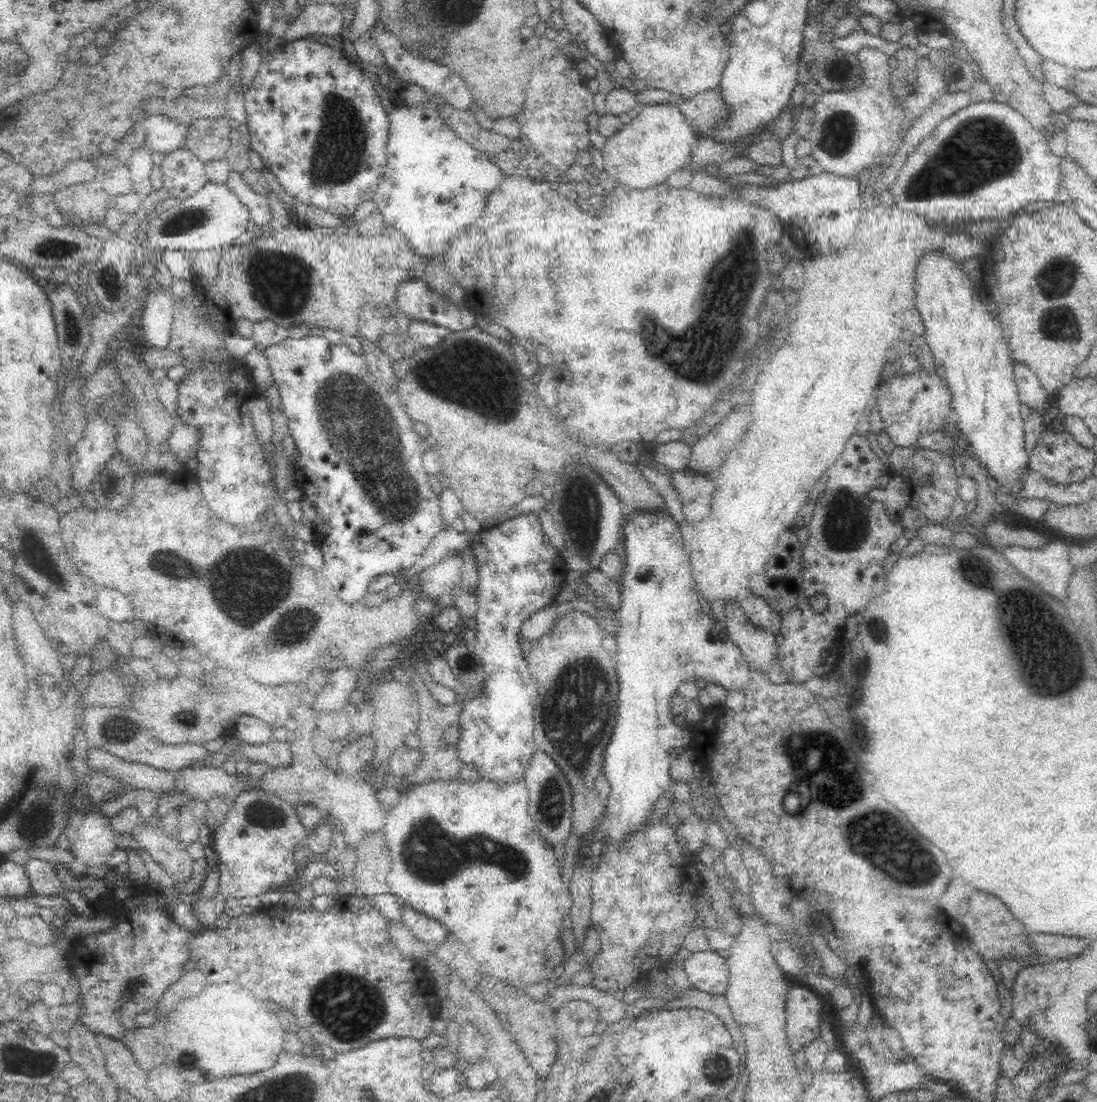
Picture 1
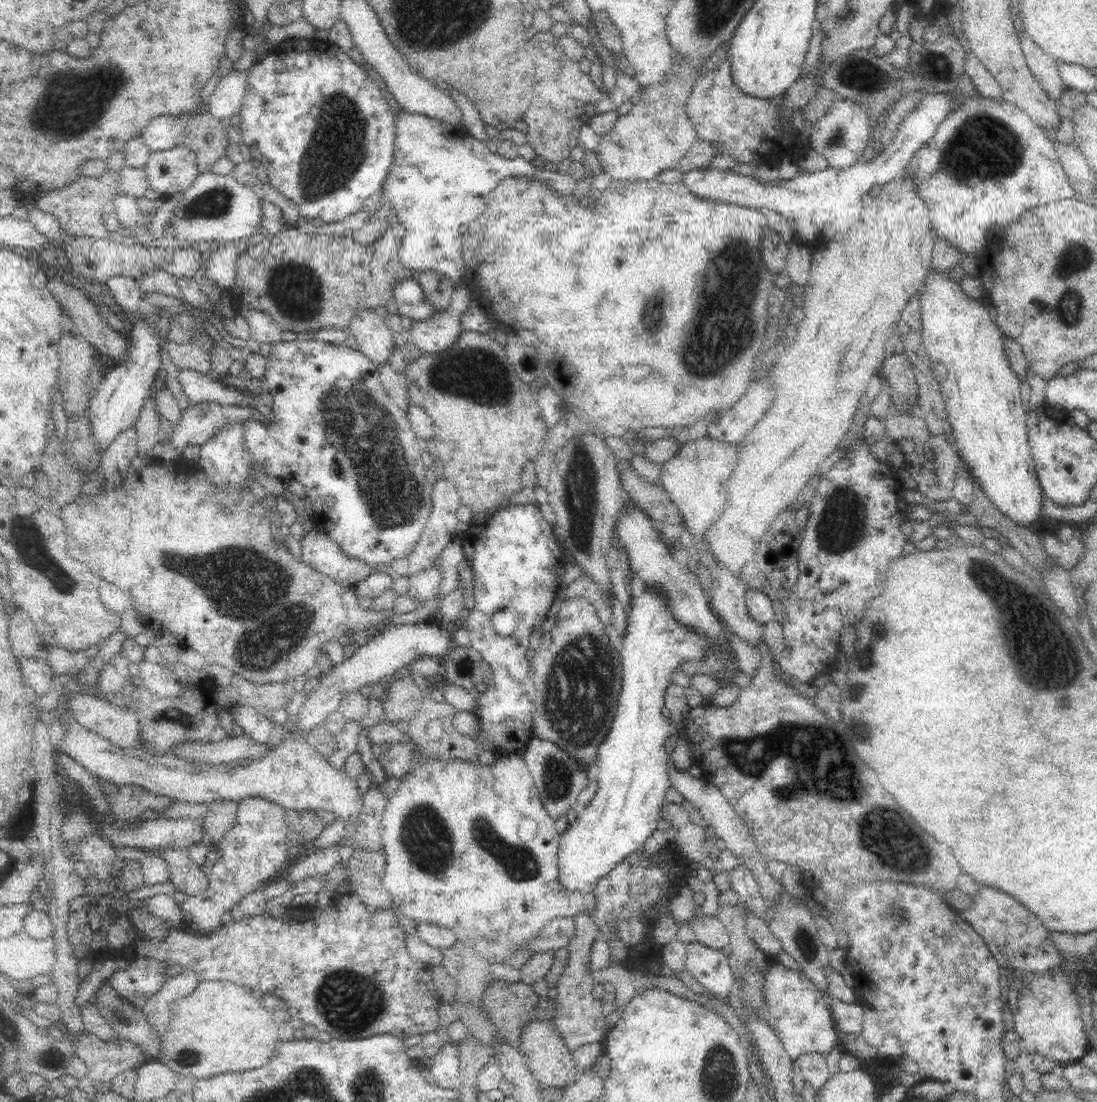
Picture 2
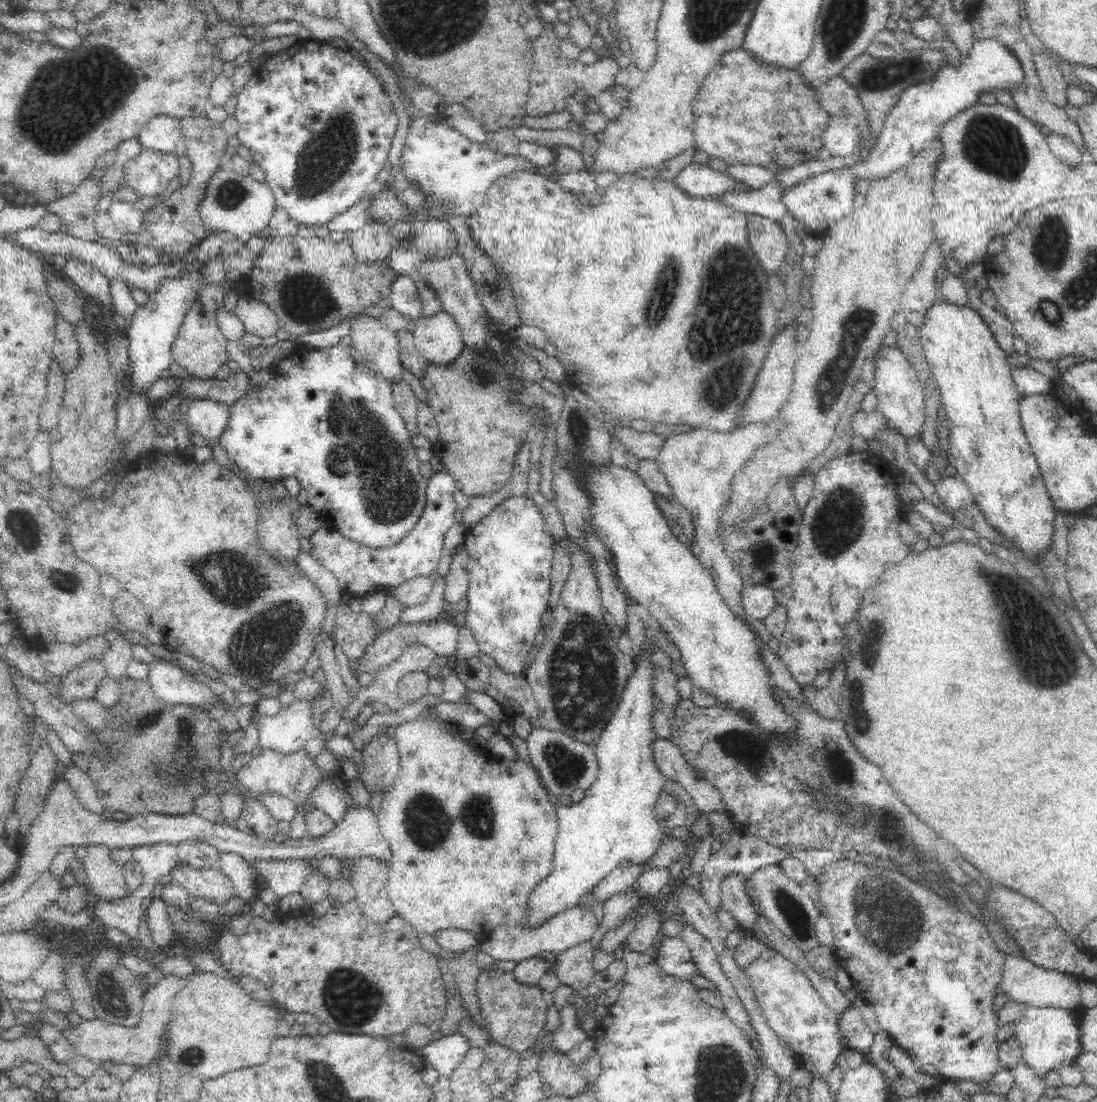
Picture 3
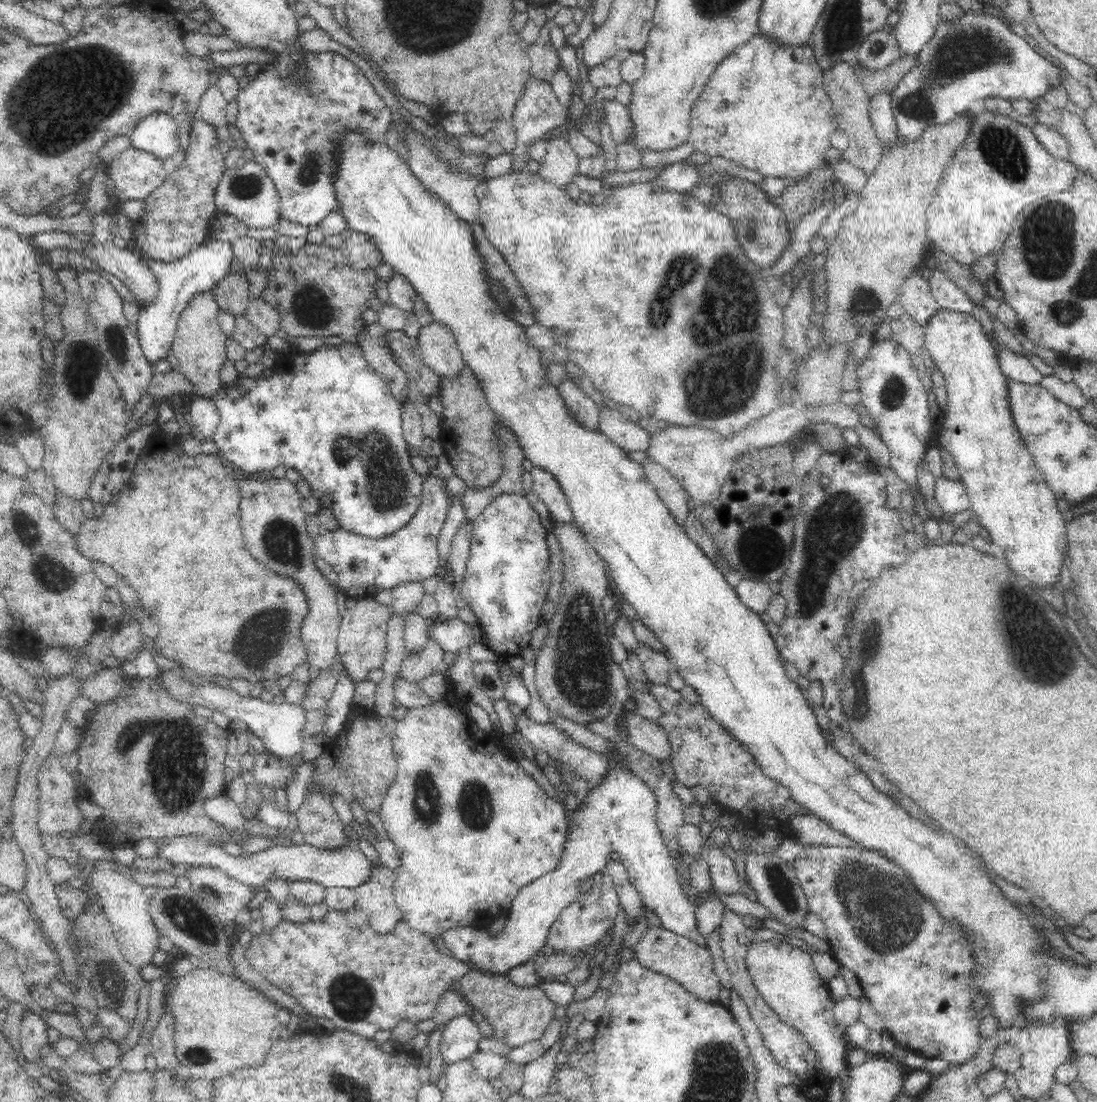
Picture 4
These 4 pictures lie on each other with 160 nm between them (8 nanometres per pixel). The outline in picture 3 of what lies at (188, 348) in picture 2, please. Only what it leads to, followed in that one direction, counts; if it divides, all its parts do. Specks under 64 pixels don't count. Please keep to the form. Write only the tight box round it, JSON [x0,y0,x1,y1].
[171,286,230,379]

